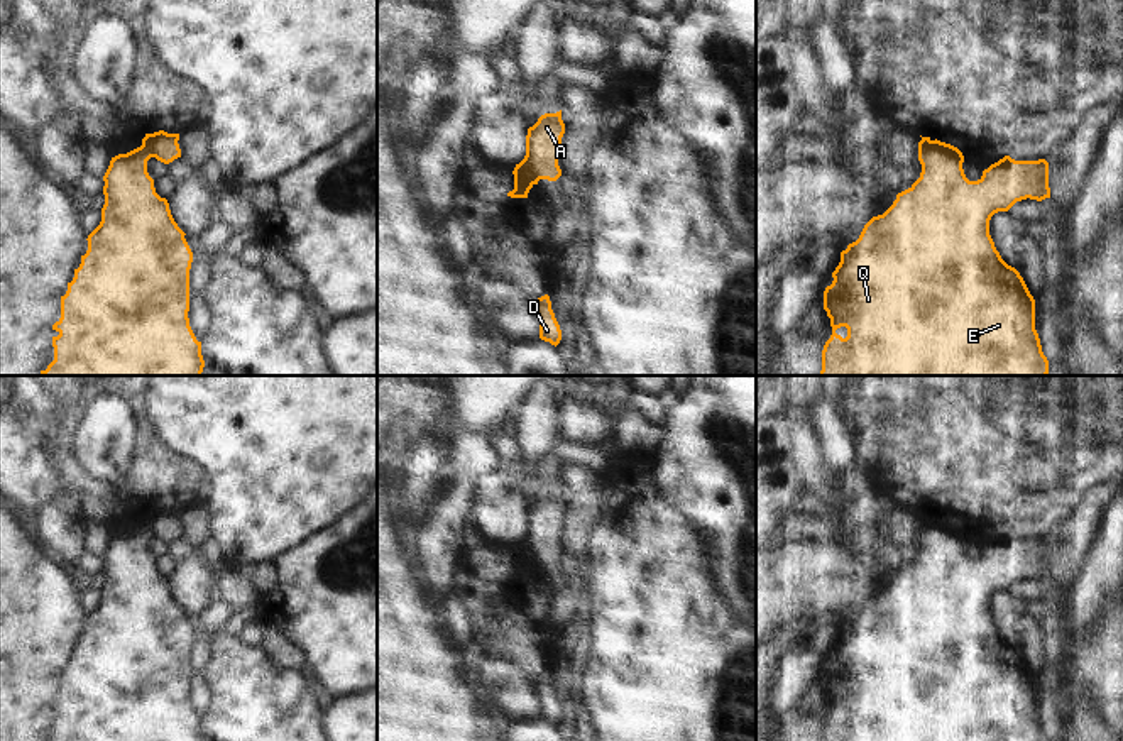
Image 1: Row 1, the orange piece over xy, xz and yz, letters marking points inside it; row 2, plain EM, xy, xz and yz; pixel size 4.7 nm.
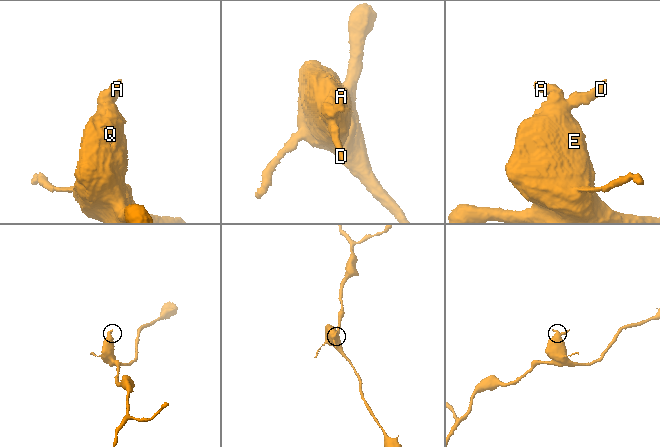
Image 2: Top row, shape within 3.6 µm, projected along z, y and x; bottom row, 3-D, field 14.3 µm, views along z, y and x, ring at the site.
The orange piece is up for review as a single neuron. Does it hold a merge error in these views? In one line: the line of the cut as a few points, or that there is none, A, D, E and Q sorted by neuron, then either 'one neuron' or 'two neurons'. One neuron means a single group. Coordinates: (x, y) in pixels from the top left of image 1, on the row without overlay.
xz (521, 540), (535, 562) | A / D E Q | two neurons

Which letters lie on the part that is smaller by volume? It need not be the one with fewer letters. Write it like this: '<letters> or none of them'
A

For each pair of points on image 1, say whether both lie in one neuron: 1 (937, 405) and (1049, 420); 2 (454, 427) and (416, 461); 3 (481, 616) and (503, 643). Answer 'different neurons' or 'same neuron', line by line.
1: same neuron
2: same neuron
3: same neuron

